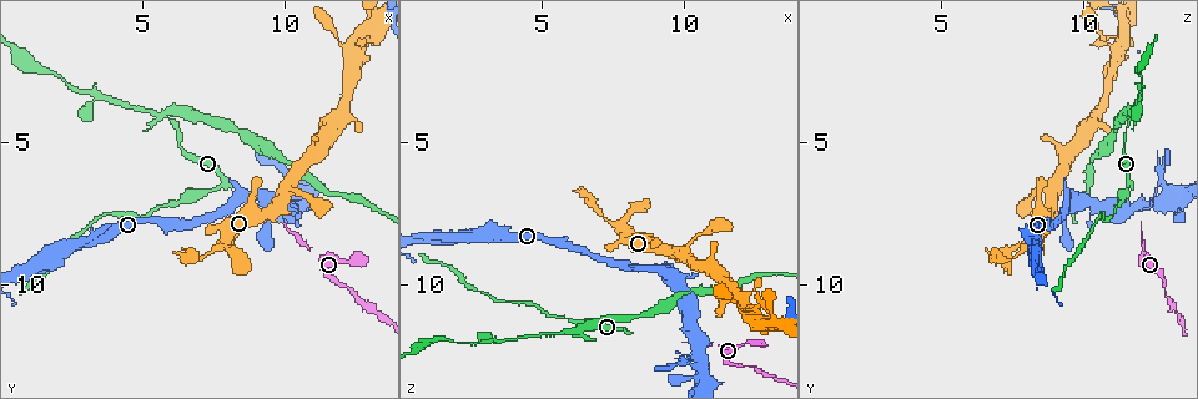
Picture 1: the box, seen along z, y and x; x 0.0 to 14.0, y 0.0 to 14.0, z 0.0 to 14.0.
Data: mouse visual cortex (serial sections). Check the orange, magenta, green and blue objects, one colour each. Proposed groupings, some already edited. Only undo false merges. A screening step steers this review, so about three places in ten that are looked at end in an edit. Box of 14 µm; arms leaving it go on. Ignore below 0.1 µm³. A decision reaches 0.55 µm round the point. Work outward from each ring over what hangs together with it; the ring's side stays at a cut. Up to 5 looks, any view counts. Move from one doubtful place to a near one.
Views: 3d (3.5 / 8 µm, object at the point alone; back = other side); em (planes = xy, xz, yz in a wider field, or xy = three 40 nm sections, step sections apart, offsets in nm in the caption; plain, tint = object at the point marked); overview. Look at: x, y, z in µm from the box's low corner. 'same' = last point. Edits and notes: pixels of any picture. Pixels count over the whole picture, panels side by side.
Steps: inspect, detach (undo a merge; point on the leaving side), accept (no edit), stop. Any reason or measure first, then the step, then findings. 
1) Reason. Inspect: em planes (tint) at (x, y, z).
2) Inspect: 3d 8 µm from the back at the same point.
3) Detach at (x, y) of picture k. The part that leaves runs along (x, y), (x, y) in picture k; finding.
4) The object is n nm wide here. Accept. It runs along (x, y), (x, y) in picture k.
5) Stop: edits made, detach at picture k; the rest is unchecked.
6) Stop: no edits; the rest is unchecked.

Thin neck. Inspect: 3d 8 µm at (6.2, 4.4, 11.6).

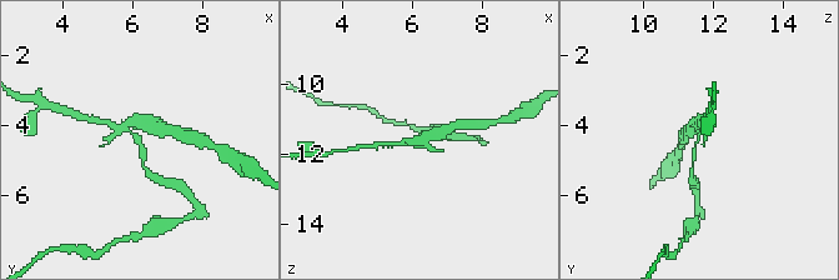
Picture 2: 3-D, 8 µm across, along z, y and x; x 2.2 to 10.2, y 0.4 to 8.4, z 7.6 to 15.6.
Inspect: em planes (tint) at (6.1, 4.3, 11.6).

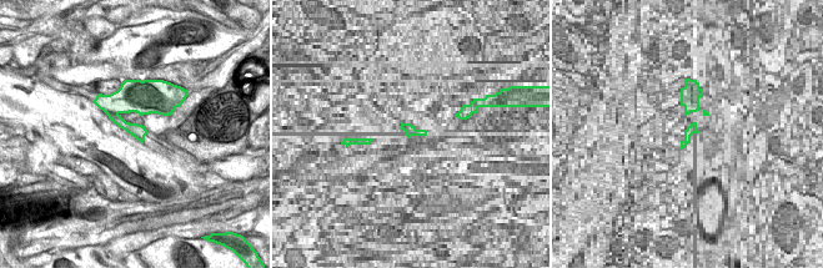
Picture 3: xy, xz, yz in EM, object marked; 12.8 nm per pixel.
Accept. It runs along (146, 171), (136, 134), (164, 128) in picture 2; continuous, no second cell.

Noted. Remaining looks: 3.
A narrow waist. Inspect: 3d 3.5 µm at (10.2, 6.4, 12.7).

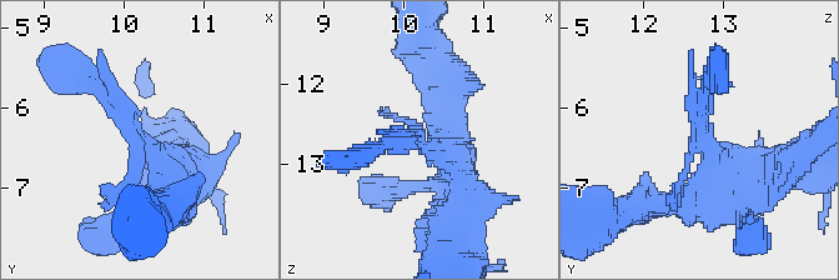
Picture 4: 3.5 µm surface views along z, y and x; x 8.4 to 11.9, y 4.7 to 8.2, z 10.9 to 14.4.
Shape alone is not enough. Inspect: em xy step 2 (tint) at (10.20, 6.35, 12.80).

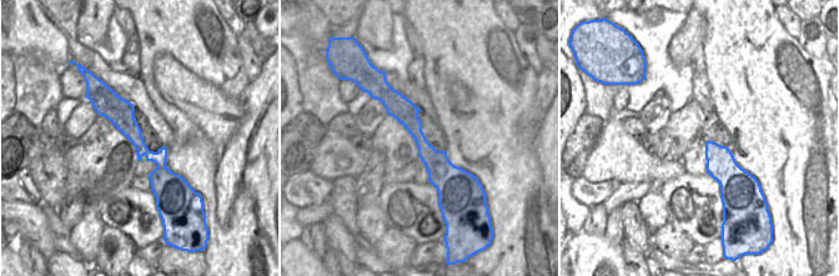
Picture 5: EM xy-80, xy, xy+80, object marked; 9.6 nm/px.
The object is 200 nm wide here. Accept. It runs along (392, 93), (440, 169), (440, 189) in picture 5; all the same cell.

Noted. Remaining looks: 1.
Stop: no edits; the rest is unchecked.

